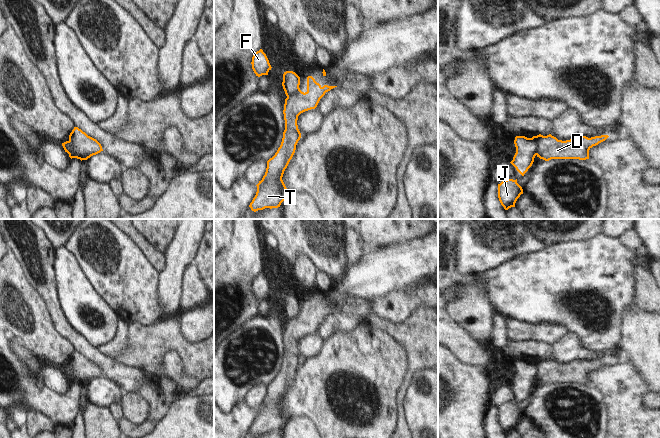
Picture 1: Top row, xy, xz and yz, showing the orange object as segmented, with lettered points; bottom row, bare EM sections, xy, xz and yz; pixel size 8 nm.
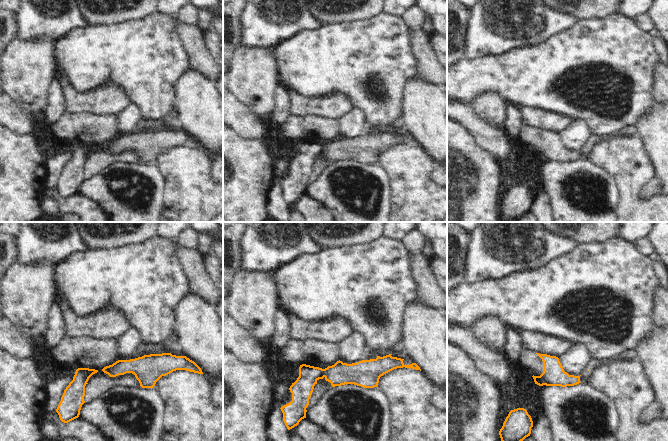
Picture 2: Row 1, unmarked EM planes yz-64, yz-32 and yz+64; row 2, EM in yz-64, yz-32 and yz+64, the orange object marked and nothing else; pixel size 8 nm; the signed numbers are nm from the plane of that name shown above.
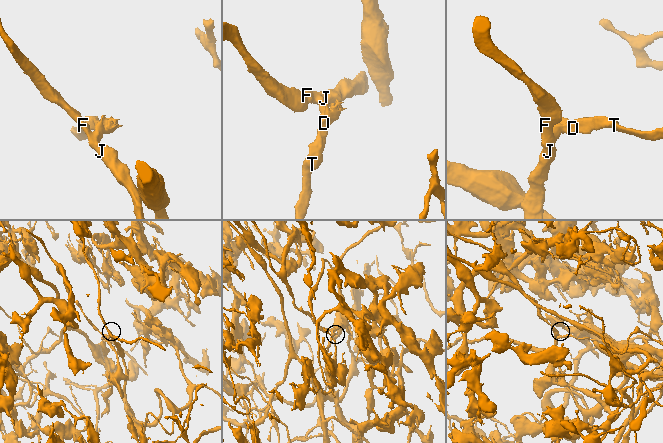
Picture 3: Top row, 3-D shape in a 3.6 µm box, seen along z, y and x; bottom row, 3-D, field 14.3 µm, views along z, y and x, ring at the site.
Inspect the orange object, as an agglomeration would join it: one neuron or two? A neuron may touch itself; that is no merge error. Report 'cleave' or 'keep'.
cleave

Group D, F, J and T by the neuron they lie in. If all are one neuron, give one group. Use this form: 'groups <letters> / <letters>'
groups D T / F J

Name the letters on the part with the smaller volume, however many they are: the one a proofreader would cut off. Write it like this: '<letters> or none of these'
D, T

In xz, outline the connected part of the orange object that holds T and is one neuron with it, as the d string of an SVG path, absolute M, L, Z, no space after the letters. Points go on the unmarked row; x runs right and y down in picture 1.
M308 300L307 315L304 317L299 312L291 322L285 323L283 334L285 354L282 366L275 379L267 385L265 399L256 409L256 419L249 429L252 435L278 432L285 424L289 417L282 401L301 362L297 349L298 340L305 335L315 333L325 317L335 311L337 310L322 311L312 300Z

